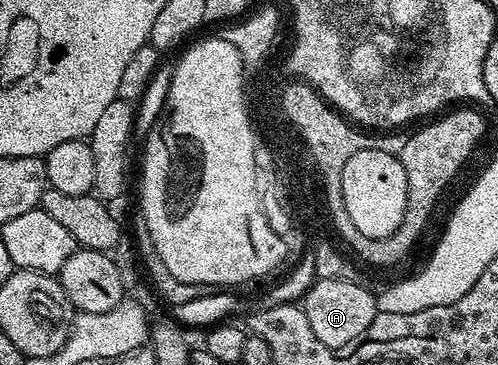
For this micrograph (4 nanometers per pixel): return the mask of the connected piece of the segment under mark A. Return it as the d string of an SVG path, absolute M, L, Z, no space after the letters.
M322 278L316 279L306 290L302 308L306 323L310 323L310 331L314 331L314 339L318 339L318 343L326 343L326 347L331 349L343 349L362 338L374 323L378 316L376 299L375 294L358 283L347 282L346 279Z

